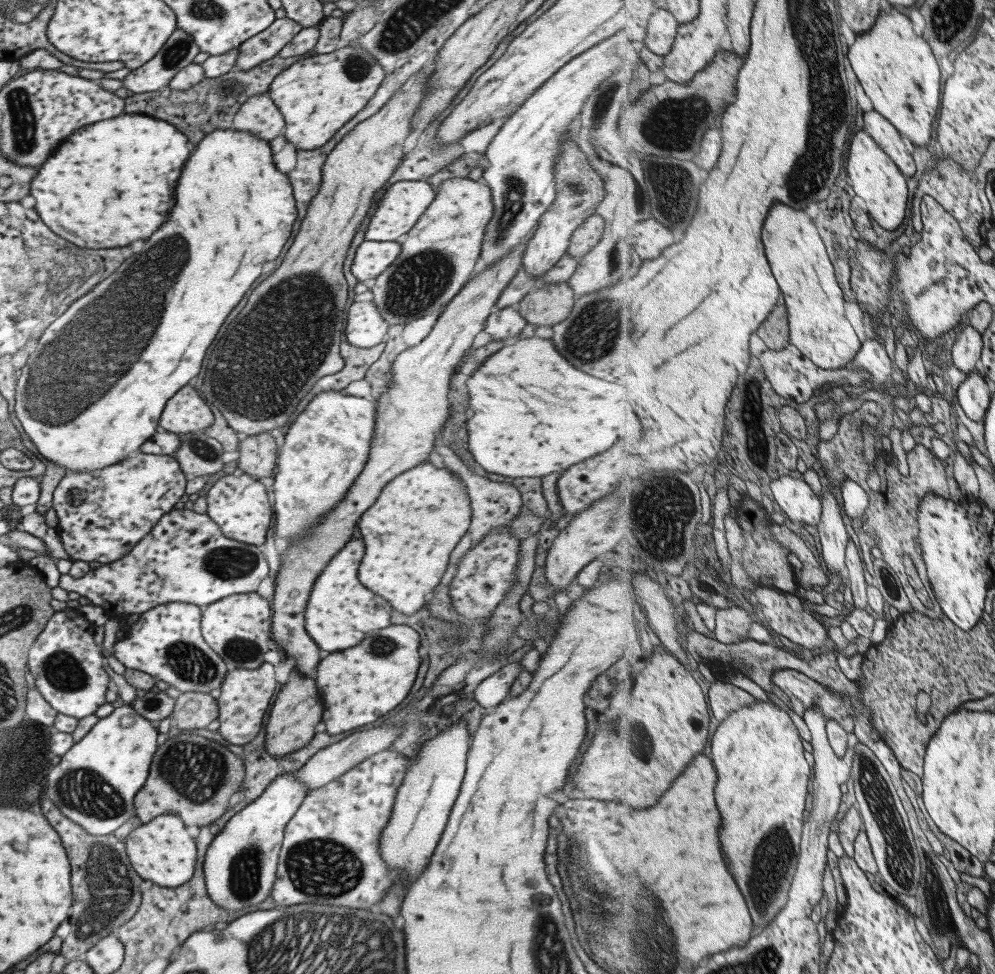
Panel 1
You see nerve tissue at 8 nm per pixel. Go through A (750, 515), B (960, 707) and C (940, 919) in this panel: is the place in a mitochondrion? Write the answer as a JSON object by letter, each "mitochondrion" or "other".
{"A":"other","B":"other","C":"mitochondrion"}

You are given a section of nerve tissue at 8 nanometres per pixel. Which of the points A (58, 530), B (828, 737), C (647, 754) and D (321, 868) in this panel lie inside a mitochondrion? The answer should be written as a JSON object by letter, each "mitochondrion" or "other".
{"A":"other","B":"other","C":"mitochondrion","D":"mitochondrion"}

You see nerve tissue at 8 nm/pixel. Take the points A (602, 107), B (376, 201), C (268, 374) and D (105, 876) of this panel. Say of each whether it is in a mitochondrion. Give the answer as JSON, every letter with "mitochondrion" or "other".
{"A":"mitochondrion","B":"other","C":"mitochondrion","D":"mitochondrion"}

